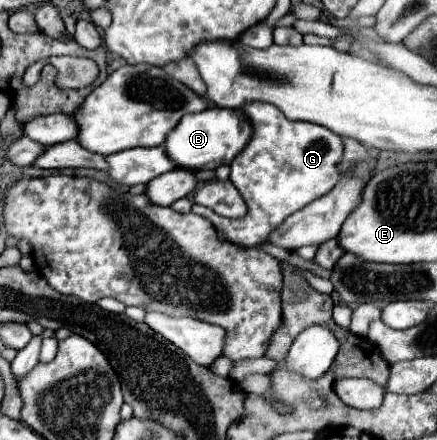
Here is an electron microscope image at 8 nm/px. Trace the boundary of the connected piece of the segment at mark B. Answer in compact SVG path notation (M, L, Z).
M214 107L182 117L180 125L176 125L176 129L168 133L164 149L166 155L176 163L176 167L188 171L202 171L232 163L232 159L238 155L238 151L242 151L242 145L246 145L248 139L250 139L250 123L238 113L238 109Z

